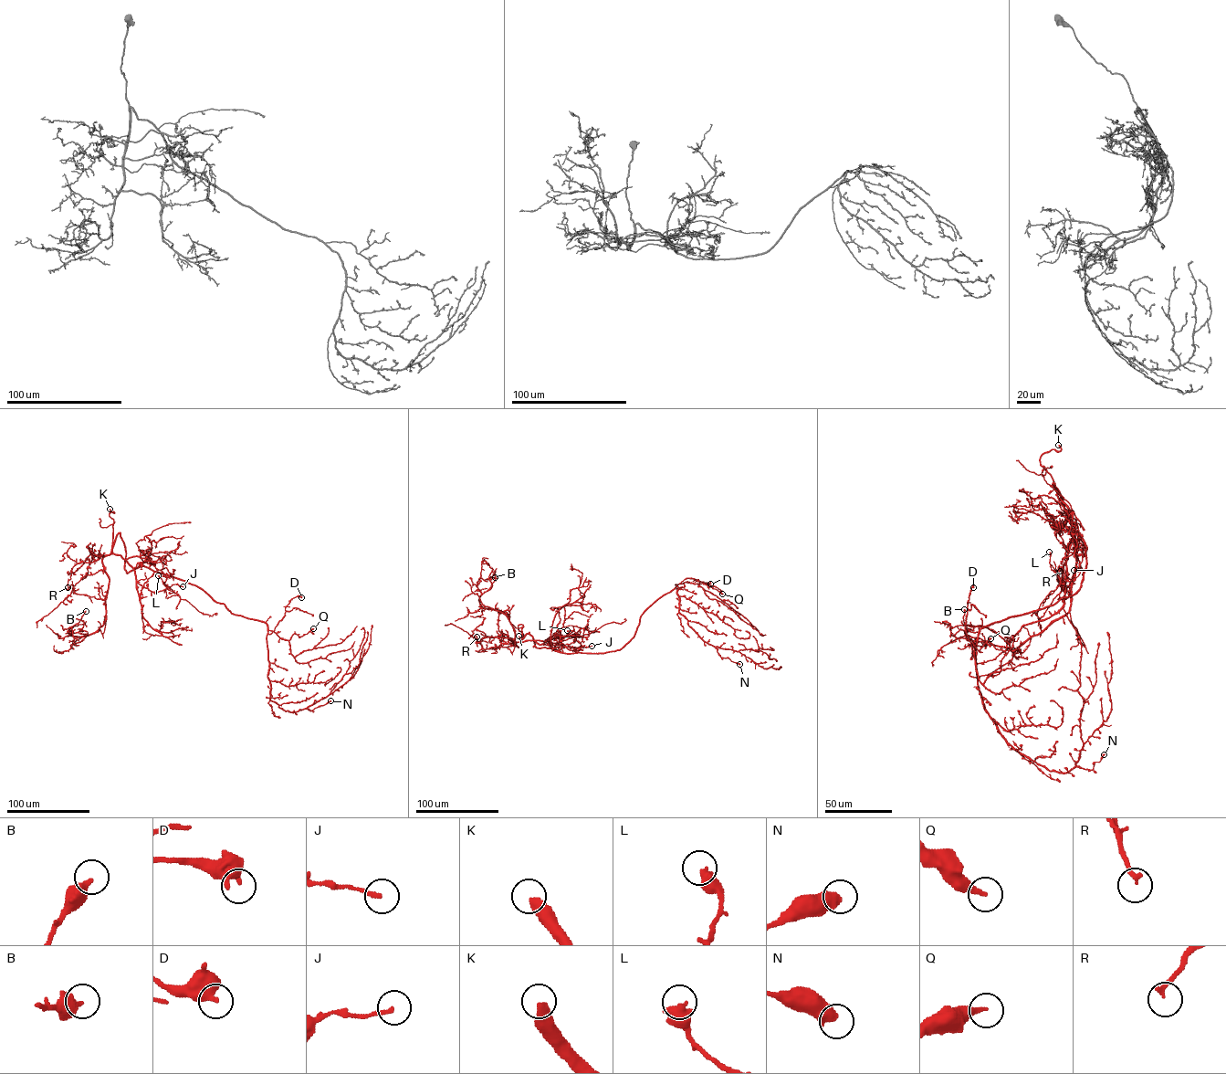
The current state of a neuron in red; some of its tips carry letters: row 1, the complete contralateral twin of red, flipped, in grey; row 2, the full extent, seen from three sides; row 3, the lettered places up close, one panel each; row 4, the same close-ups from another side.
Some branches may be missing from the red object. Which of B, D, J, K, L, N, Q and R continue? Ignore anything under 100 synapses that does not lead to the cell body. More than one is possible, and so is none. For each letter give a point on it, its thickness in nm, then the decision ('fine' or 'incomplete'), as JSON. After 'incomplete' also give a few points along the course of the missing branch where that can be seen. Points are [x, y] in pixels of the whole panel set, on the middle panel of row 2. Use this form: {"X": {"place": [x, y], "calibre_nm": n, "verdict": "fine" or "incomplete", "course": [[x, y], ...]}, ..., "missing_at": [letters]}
{"B": {"place": [495, 577], "calibre_nm": 400, "verdict": "fine"}, "D": {"place": [710, 584], "calibre_nm": 360, "verdict": "fine"}, "J": {"place": [592, 646], "calibre_nm": 180, "verdict": "fine"}, "K": {"place": [518, 636], "calibre_nm": 380, "verdict": "incomplete"}, "L": {"place": [567, 630], "calibre_nm": 500, "verdict": "fine"}, "N": {"place": [739, 664], "calibre_nm": 550, "verdict": "fine"}, "Q": {"place": [722, 594], "calibre_nm": 300, "verdict": "fine"}, "R": {"place": [476, 637], "calibre_nm": 190, "verdict": "fine"}, "missing_at": ["K"]}

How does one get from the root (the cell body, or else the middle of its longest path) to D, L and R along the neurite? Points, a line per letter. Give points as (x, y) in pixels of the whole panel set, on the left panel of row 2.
D: (221, 604), (232, 613), (263, 621), (270, 634), (284, 615), (289, 601), (301, 597)
L: (221, 604), (194, 585), (153, 571), (142, 563), (133, 568), (136, 581), (149, 590), (170, 590), (158, 575)
R: (221, 604), (194, 585), (153, 571), (142, 563), (133, 568), (112, 553), (77, 563), (68, 587)

